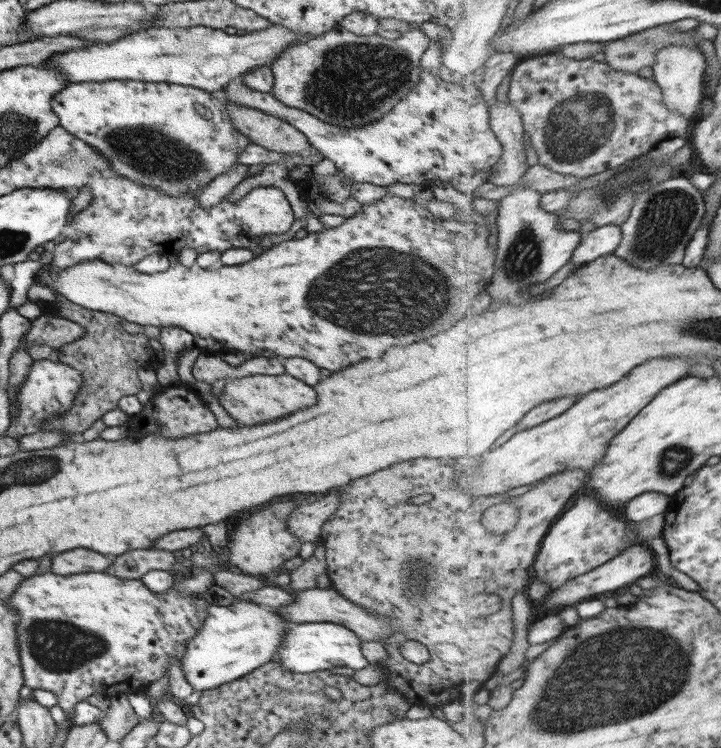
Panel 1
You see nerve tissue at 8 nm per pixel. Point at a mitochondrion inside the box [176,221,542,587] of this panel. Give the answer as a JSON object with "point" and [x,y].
{"point":[353,290]}

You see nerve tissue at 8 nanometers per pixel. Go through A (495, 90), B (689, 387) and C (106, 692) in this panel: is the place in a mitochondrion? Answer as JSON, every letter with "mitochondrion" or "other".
{"A":"other","B":"other","C":"other"}

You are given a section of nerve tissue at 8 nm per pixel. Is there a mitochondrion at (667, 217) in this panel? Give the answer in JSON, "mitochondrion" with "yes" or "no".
{"mitochondrion":"yes"}

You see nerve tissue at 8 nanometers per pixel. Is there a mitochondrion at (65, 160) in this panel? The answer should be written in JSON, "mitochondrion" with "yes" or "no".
{"mitochondrion":"yes"}

